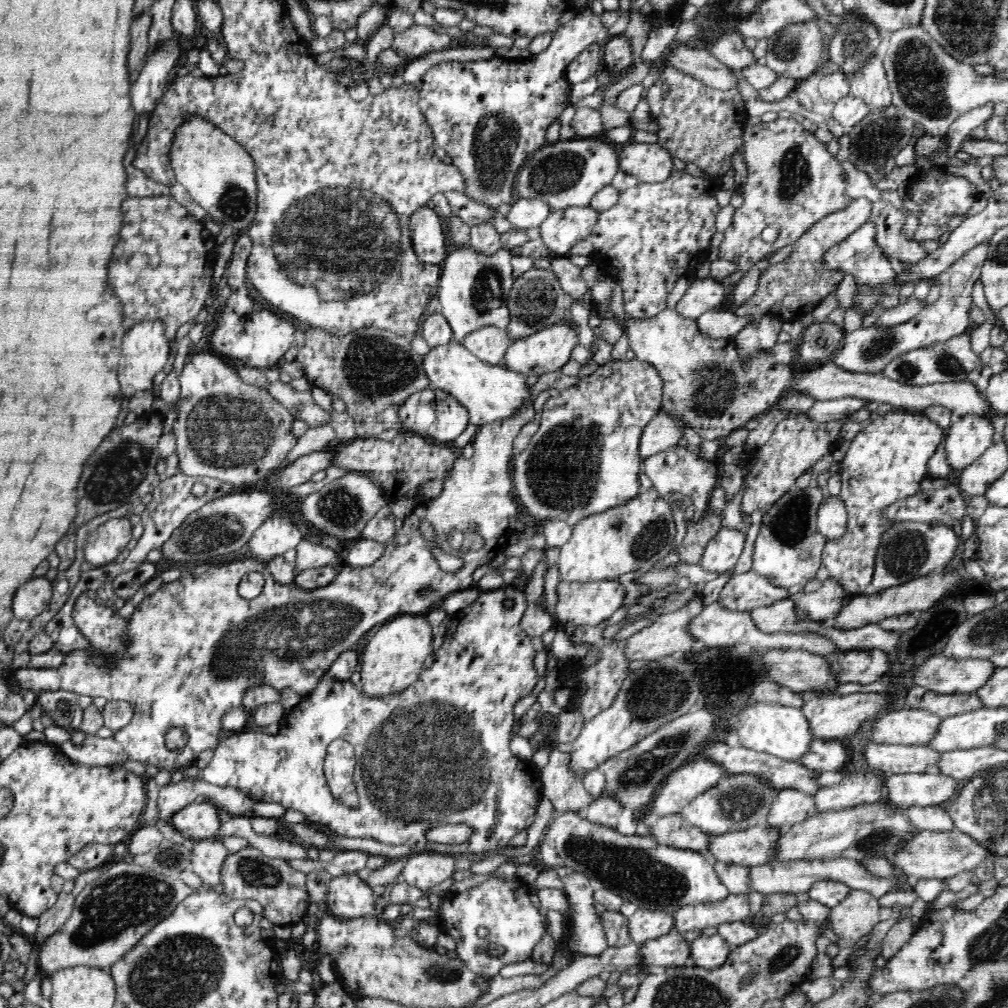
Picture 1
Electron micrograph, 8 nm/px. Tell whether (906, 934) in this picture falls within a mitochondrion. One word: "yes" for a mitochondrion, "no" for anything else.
no

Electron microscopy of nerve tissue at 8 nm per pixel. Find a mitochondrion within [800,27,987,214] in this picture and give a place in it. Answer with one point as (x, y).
(922, 73)

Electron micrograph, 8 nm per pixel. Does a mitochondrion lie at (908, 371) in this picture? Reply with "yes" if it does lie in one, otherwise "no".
yes

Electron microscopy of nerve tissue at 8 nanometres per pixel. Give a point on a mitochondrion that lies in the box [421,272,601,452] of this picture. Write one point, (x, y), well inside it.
(536, 303)

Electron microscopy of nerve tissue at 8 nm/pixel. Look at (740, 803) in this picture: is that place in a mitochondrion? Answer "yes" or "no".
yes

